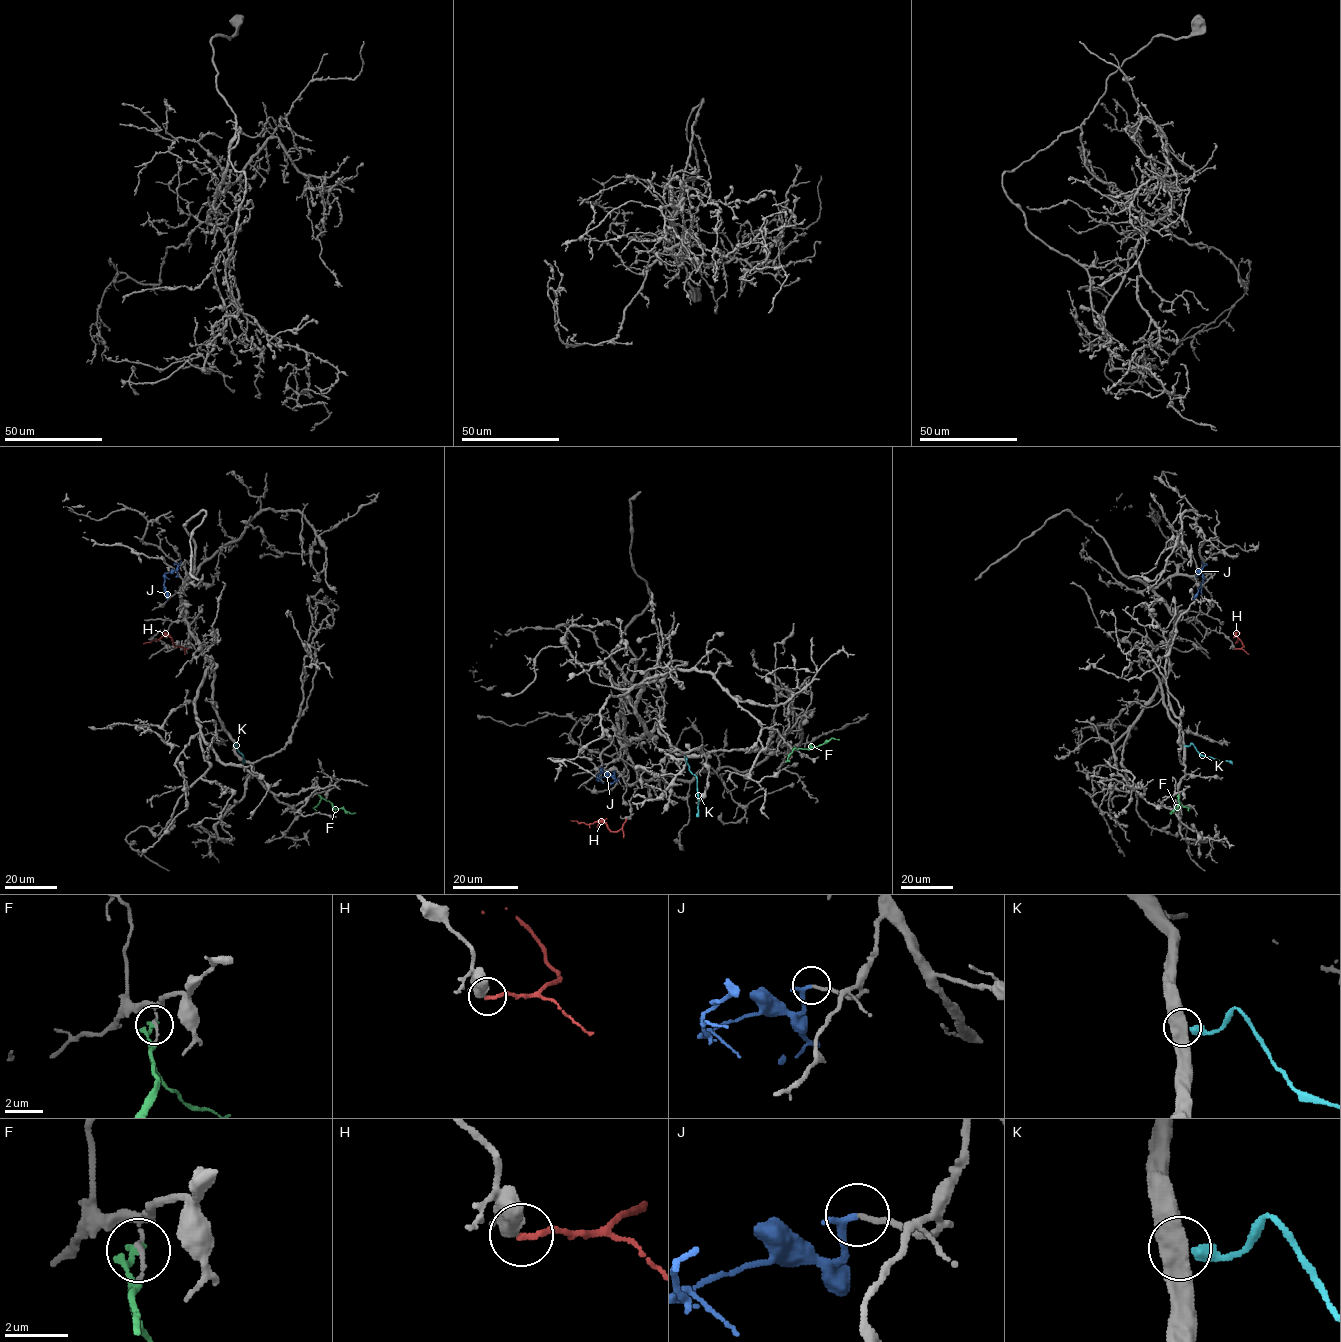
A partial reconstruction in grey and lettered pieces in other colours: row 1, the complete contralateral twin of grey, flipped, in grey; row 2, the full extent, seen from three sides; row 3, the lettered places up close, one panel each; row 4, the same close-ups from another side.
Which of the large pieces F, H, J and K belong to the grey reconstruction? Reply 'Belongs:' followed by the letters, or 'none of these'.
Belongs: J

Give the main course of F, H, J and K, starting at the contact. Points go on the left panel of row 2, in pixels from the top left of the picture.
F: (319, 795), (336, 809), (355, 813)
H: (186, 649), (176, 647), (168, 635), (143, 643)
J: (179, 576), (175, 570), (164, 574), (168, 600)
K: (233, 746), (236, 743), (243, 756), (242, 764)

